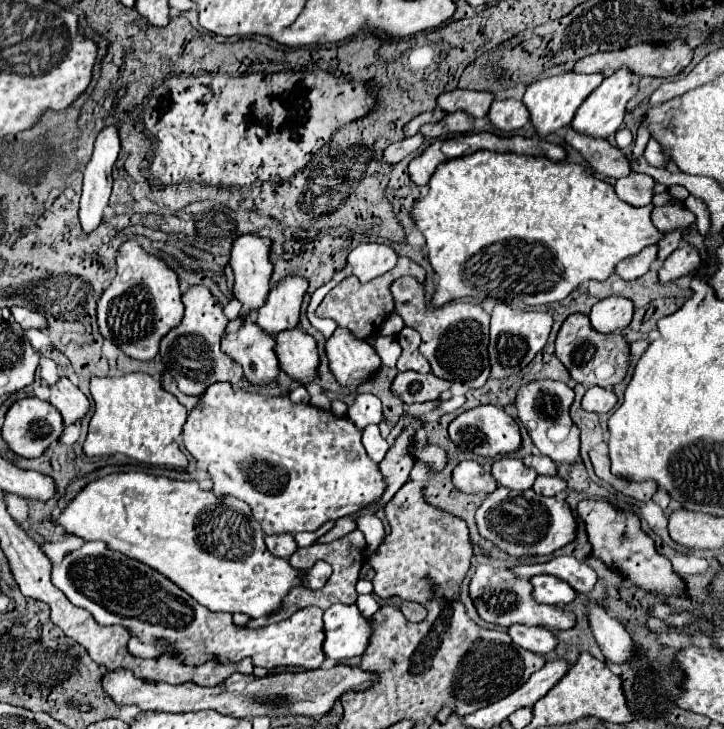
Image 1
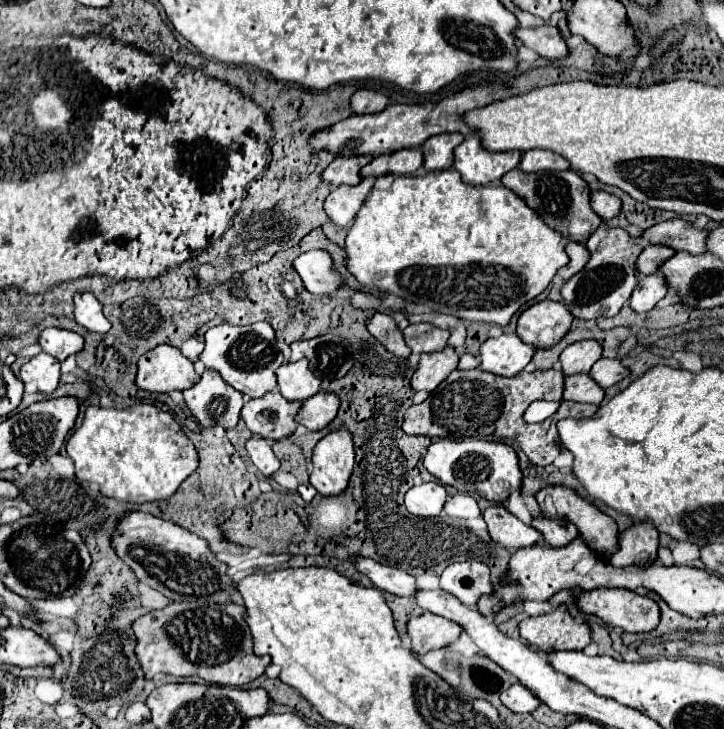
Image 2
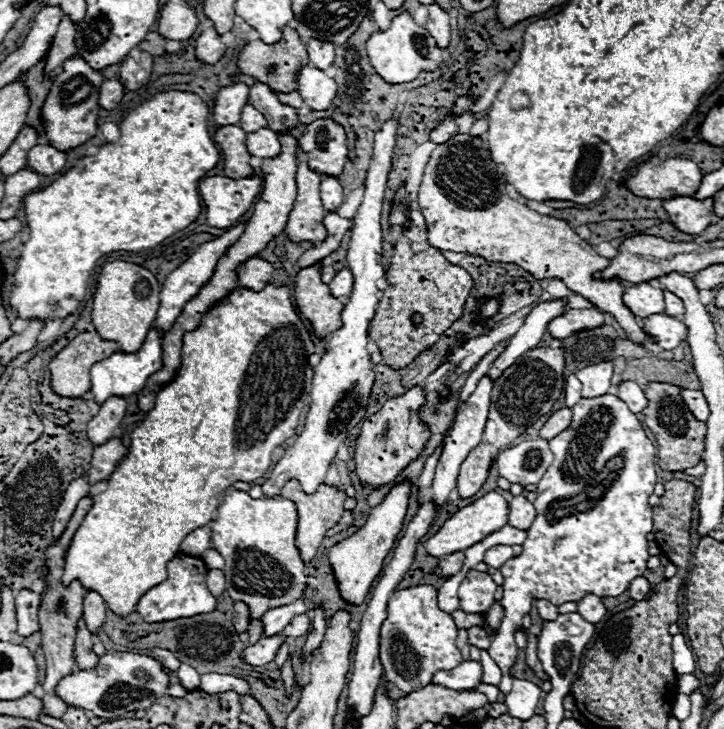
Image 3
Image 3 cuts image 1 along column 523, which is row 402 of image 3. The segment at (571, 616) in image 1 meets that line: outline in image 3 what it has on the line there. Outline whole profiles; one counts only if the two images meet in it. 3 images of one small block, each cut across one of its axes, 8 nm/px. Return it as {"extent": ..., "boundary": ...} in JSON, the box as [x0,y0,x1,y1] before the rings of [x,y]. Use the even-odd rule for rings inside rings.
{"extent":[488,394,656,695],"boundary":[[[614,394],[598,396],[598,398],[582,398],[572,408],[572,422],[566,432],[560,432],[550,440],[550,450],[554,452],[554,460],[546,470],[546,476],[536,484],[536,500],[534,508],[538,516],[532,526],[526,530],[526,544],[522,544],[522,552],[510,558],[500,570],[504,574],[504,596],[502,606],[506,608],[504,618],[500,622],[496,638],[492,638],[488,654],[500,666],[502,680],[498,688],[507,695],[512,687],[510,671],[518,660],[518,646],[514,642],[514,628],[522,624],[522,616],[530,612],[532,600],[550,600],[560,606],[562,602],[582,600],[586,594],[594,596],[620,596],[628,590],[630,582],[636,576],[642,576],[646,570],[648,540],[646,534],[652,532],[652,510],[648,504],[648,496],[656,484],[656,448],[646,438],[638,418],[628,406],[618,400]]]}

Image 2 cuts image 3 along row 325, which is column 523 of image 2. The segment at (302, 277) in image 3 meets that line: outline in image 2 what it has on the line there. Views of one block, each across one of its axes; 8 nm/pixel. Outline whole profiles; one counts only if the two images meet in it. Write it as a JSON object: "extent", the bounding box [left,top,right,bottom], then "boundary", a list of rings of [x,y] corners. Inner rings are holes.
{"extent":[516,300,574,348],"boundary":[[[544,300],[526,308],[518,318],[516,334],[536,348],[552,348],[570,330],[574,316],[564,304]]]}

